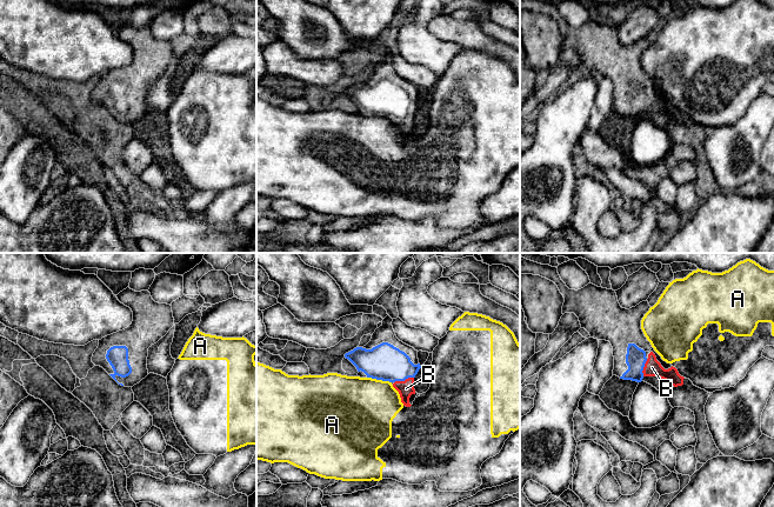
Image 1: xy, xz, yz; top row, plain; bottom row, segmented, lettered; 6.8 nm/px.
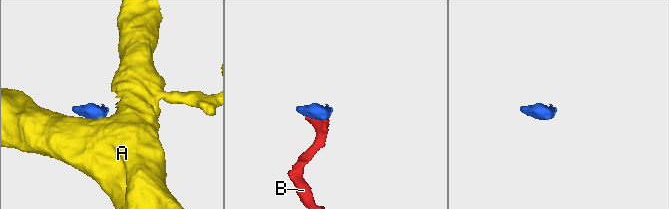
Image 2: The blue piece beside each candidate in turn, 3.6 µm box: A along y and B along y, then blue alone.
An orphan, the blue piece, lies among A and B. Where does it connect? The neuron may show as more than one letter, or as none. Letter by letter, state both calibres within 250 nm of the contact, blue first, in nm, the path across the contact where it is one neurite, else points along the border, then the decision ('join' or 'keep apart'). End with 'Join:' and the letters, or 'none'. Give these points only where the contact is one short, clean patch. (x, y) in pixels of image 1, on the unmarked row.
A: calibres 240 and 440 nm; border xz (367, 113), (391, 119); keep apart
B: calibres 240 and 110 nm; way xz (386, 99), (404, 117), (406, 125); join
Join: B

